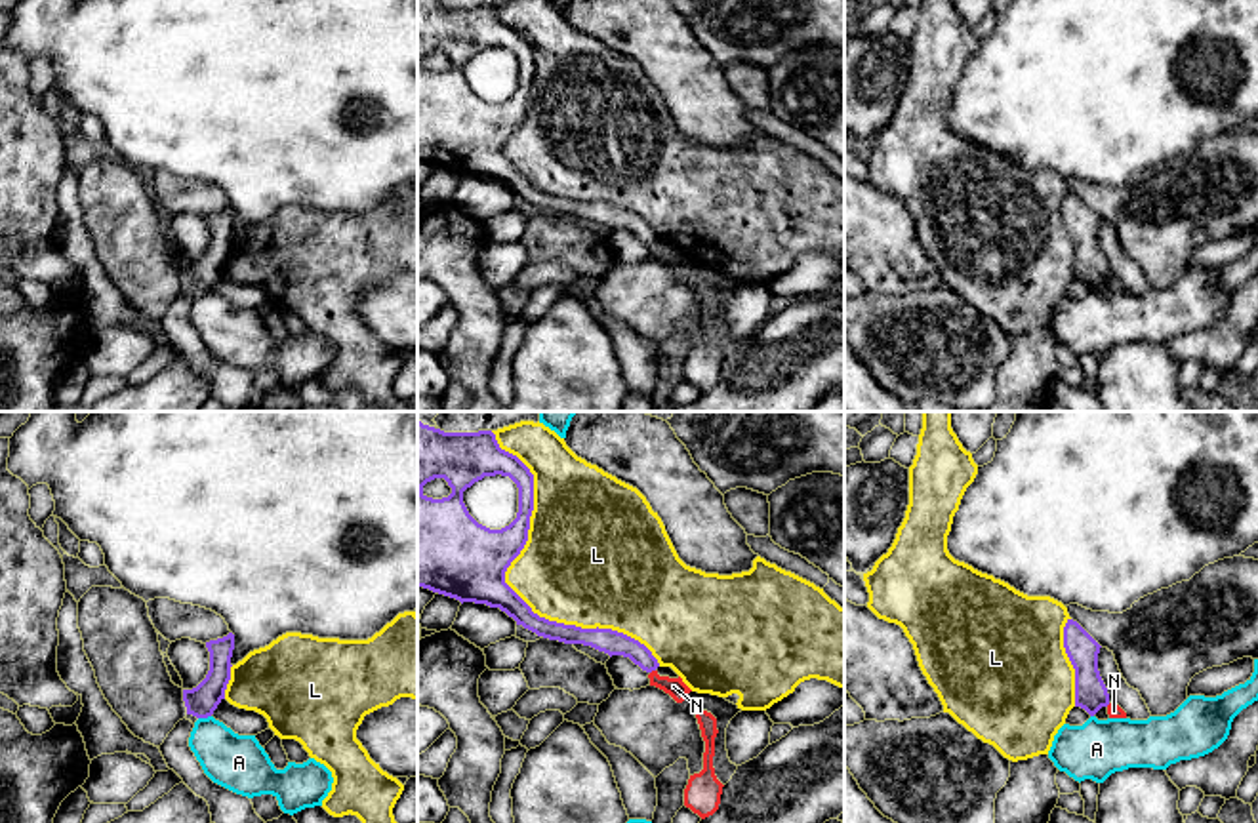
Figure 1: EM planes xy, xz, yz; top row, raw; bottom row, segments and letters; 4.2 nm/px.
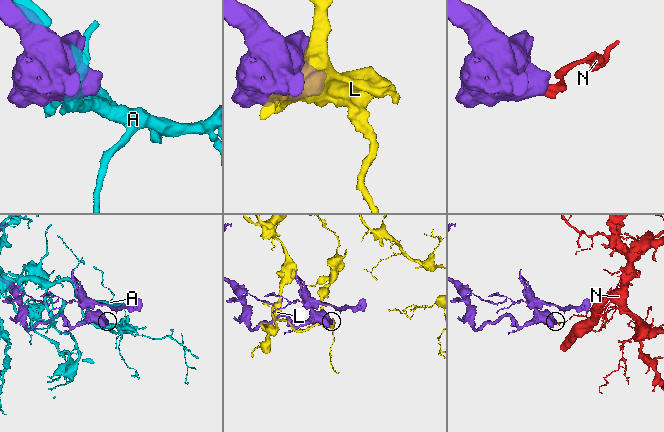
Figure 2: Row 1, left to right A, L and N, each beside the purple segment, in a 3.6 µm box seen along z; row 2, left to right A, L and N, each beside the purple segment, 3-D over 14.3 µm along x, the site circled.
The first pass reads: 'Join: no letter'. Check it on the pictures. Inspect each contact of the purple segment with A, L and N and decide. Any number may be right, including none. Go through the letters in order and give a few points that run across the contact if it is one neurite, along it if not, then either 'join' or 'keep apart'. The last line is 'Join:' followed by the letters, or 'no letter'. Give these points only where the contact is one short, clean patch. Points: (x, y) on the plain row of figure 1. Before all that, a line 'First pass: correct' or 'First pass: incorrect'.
First pass: correct
A: keep apart
L: keep apart
N: xz (654, 242), (650, 246) | keep apart
Join: no letter

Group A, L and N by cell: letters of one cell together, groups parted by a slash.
A / L / N

